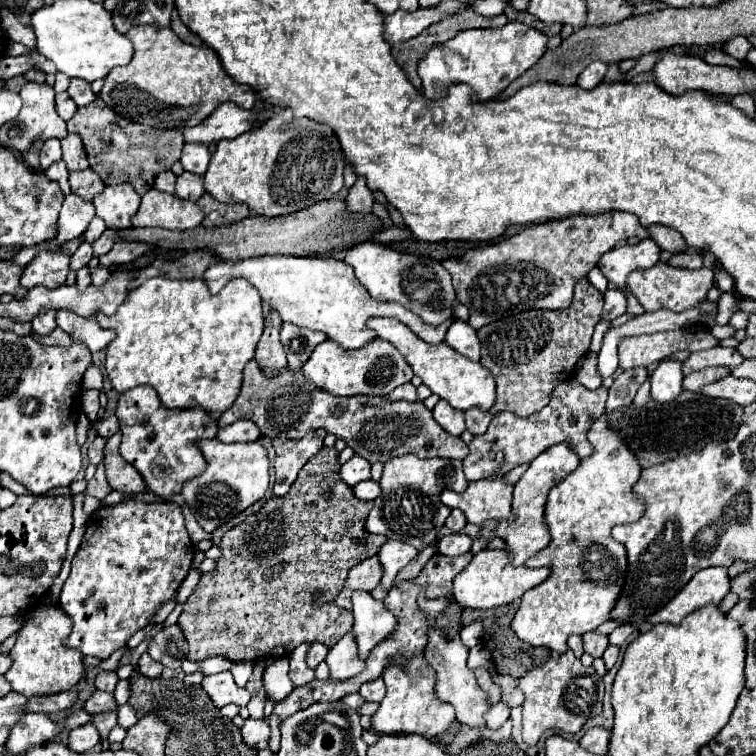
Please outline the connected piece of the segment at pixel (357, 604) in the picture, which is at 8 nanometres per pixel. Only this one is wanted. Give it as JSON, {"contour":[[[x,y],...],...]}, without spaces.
{"contour":[[[354,591],[352,603],[356,643],[360,659],[366,659],[378,643],[394,633],[396,617],[386,609],[384,601],[376,601],[368,591]]]}

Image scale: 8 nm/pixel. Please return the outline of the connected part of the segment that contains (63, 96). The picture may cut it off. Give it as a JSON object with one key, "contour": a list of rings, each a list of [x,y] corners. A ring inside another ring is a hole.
{"contour":[[[66,91],[64,93],[56,93],[56,111],[64,121],[68,121],[76,113],[76,109],[78,109],[76,103],[70,99],[70,95]]]}

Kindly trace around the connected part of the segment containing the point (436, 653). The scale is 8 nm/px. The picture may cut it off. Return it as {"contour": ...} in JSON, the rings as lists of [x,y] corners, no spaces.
{"contour":[[[426,595],[418,597],[418,607],[426,613],[428,621],[430,621],[430,629],[428,629],[428,643],[424,649],[424,657],[426,661],[434,667],[436,671],[436,697],[444,703],[450,703],[456,709],[456,719],[464,725],[470,727],[486,727],[484,721],[484,713],[490,709],[488,701],[486,701],[486,693],[482,693],[480,685],[476,683],[474,671],[468,669],[466,659],[468,659],[468,647],[460,641],[460,635],[448,637],[448,633],[442,627],[436,627],[436,619],[446,611],[446,607],[454,601],[454,597],[438,597],[438,599],[426,599]]]}

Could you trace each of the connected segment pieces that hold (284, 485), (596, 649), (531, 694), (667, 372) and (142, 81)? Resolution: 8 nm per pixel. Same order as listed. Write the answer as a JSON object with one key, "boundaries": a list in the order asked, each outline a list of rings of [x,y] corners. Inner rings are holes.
{"boundaries":[[[[310,431],[304,439],[300,441],[290,441],[290,439],[272,439],[272,445],[276,449],[276,461],[274,461],[274,495],[284,497],[294,483],[298,471],[308,463],[310,457],[314,457],[324,443],[326,431]]],[[[586,633],[584,637],[584,651],[590,653],[592,657],[602,657],[604,649],[608,647],[608,637],[606,635],[600,635],[600,633]]],[[[566,651],[558,659],[548,659],[542,667],[528,671],[518,687],[526,695],[524,709],[524,729],[522,737],[528,745],[536,745],[546,729],[558,729],[564,733],[578,733],[580,727],[602,711],[604,683],[592,667],[584,667],[572,651]]],[[[664,359],[658,363],[656,371],[650,375],[652,383],[652,399],[658,403],[674,401],[682,391],[682,363],[676,359]]],[[[138,25],[126,33],[134,43],[134,57],[126,67],[116,67],[104,79],[100,97],[118,115],[142,125],[158,129],[182,129],[202,123],[220,103],[236,103],[242,109],[252,109],[256,93],[248,85],[234,83],[220,65],[218,55],[202,45],[194,47],[178,39],[178,35],[166,27]],[[134,111],[144,113],[134,113]]]]}

